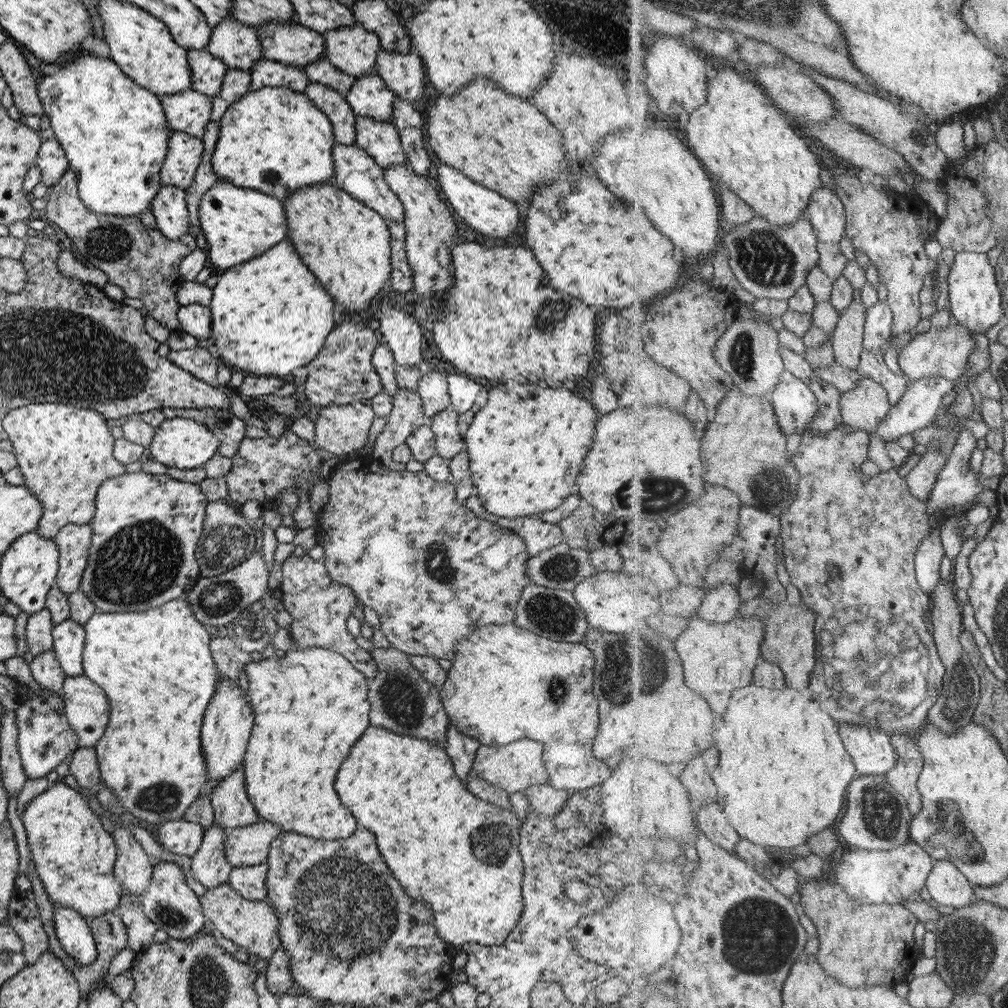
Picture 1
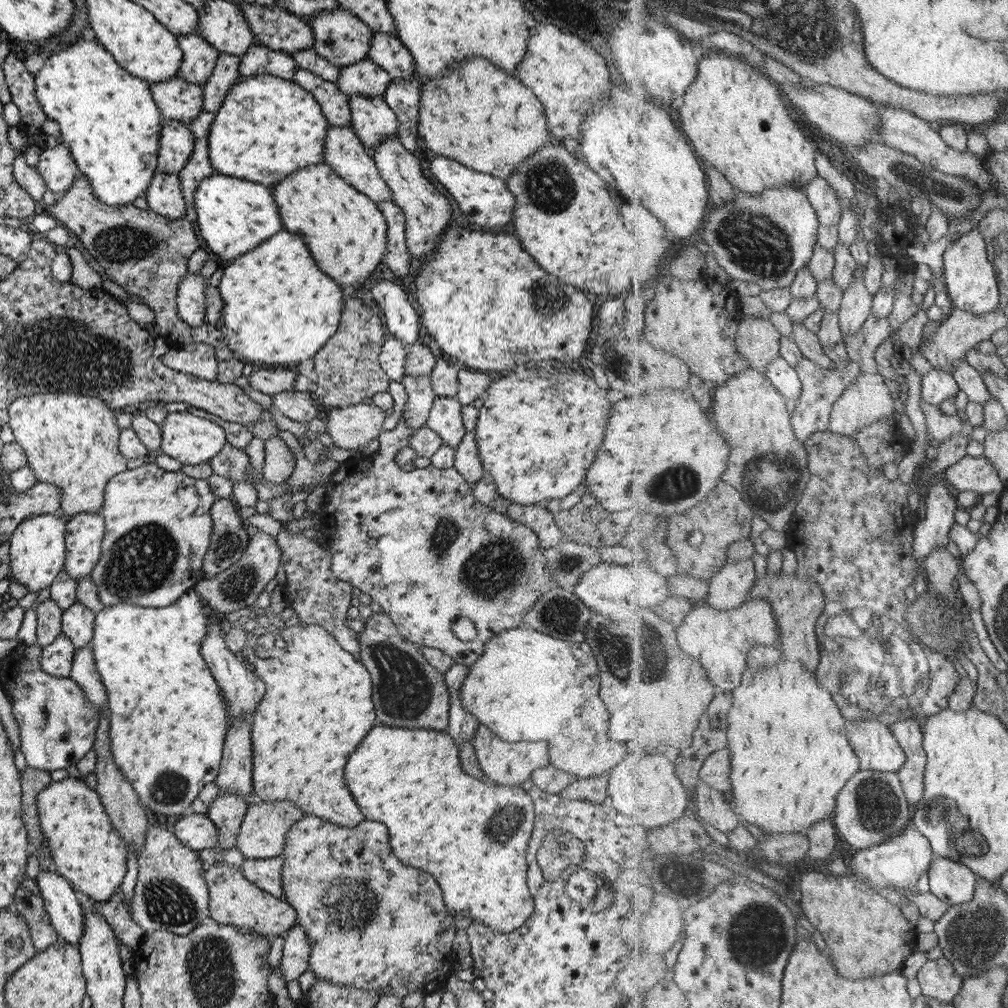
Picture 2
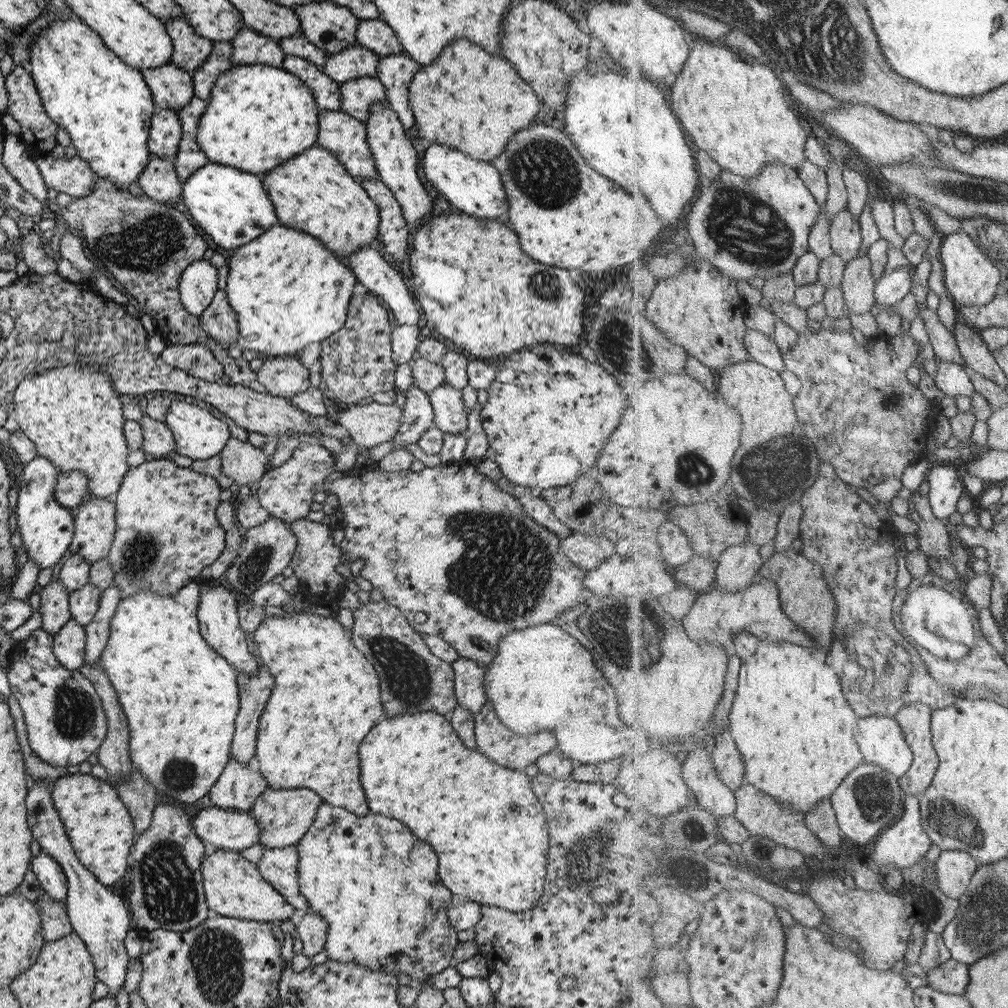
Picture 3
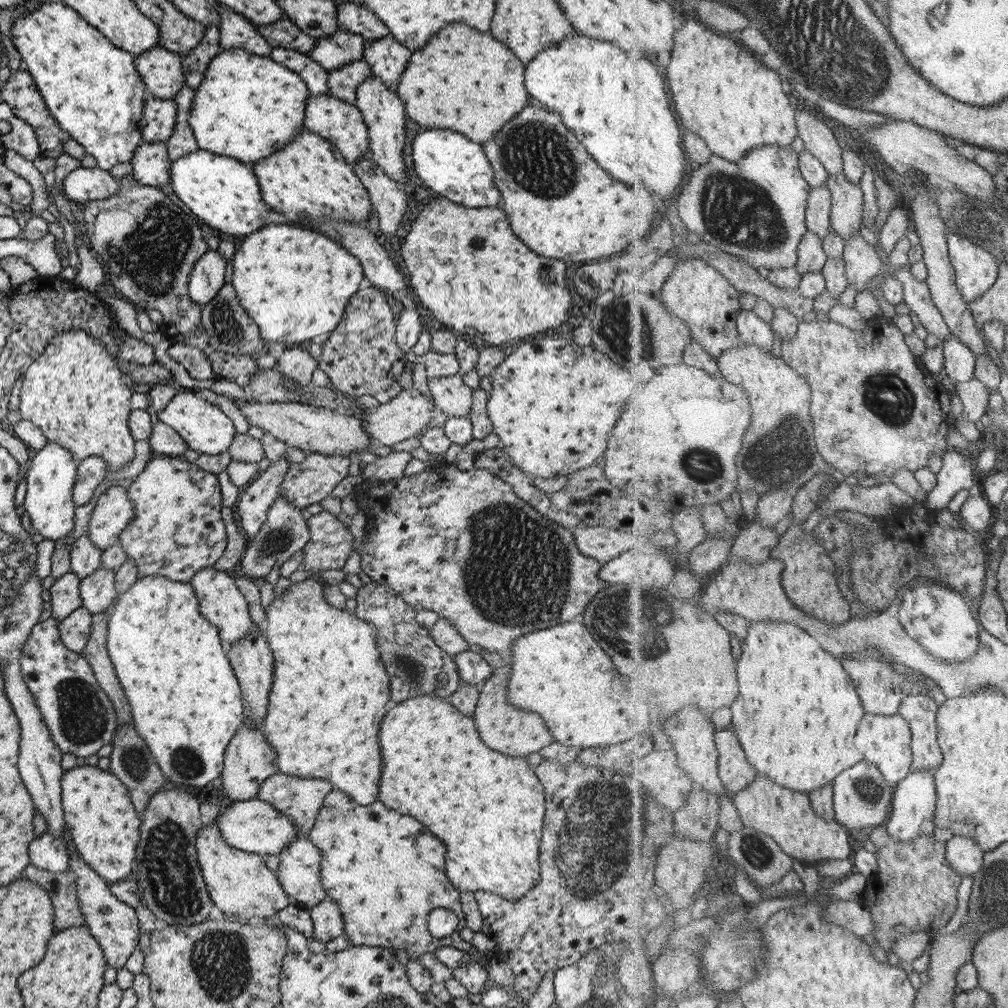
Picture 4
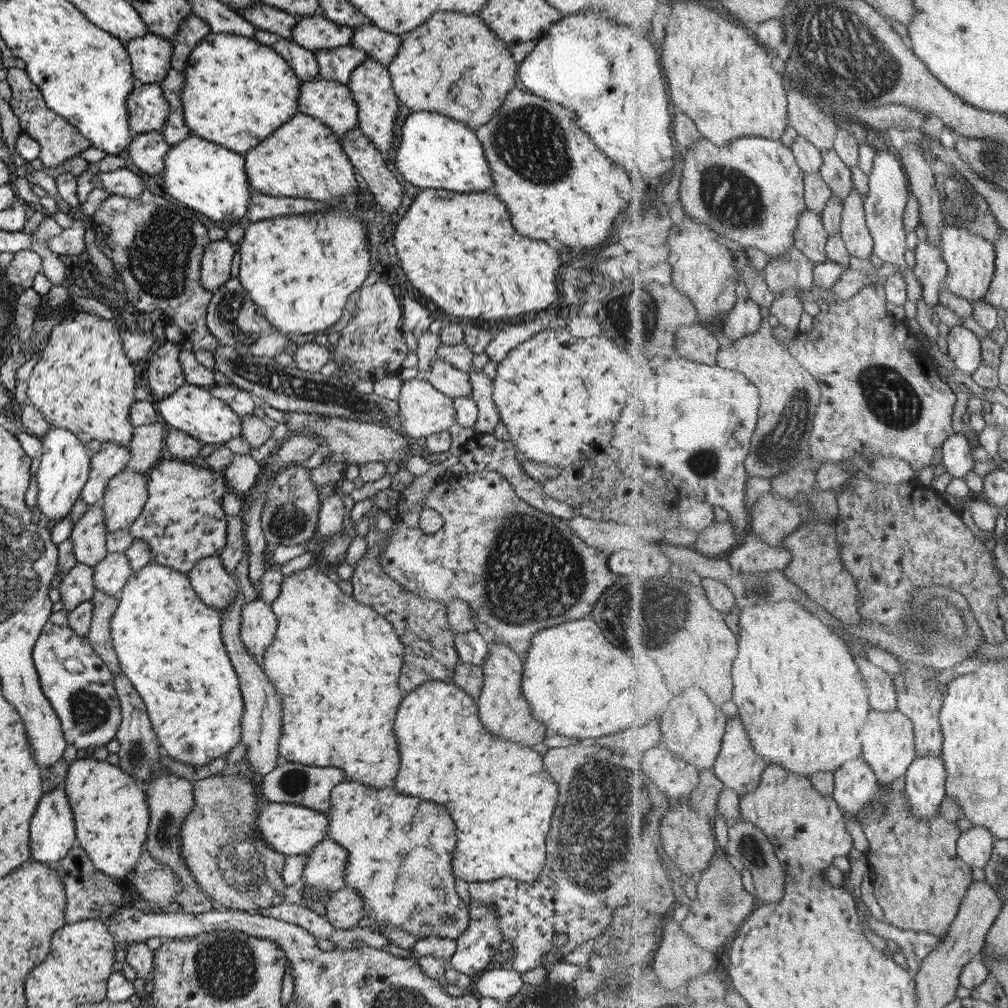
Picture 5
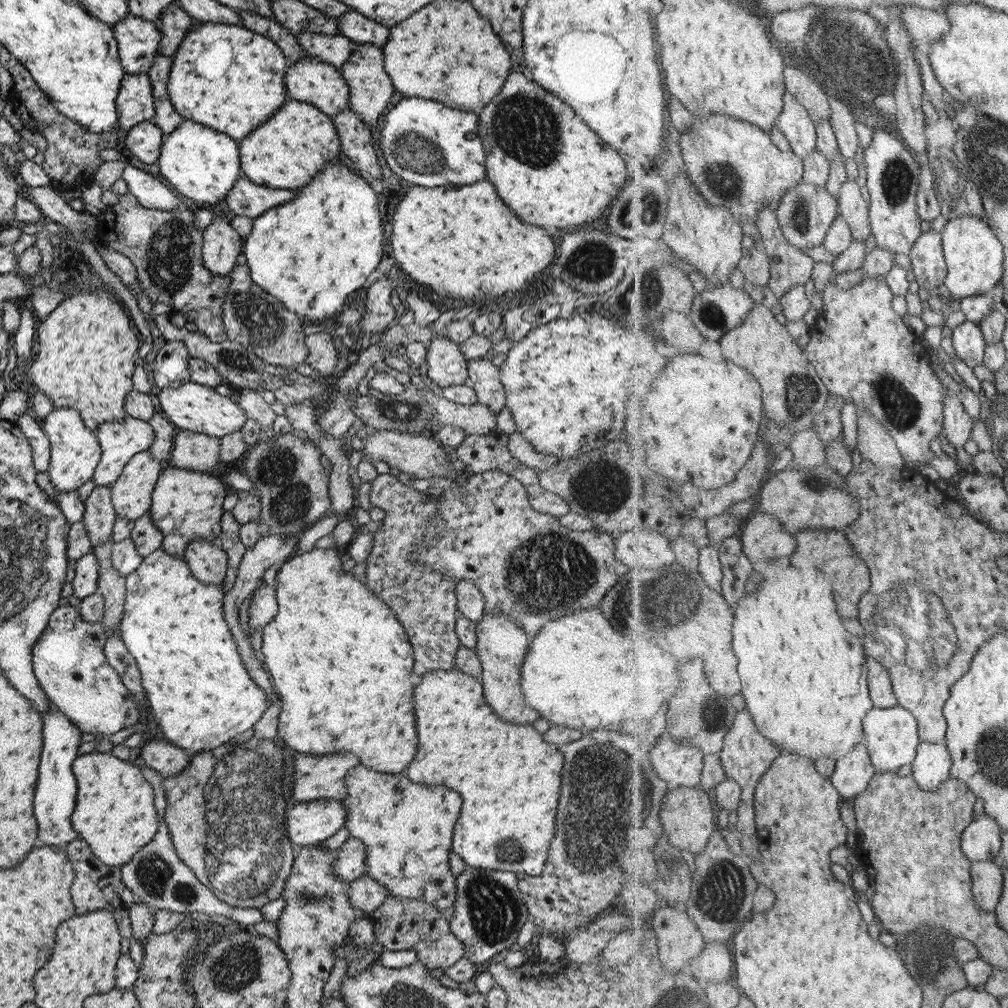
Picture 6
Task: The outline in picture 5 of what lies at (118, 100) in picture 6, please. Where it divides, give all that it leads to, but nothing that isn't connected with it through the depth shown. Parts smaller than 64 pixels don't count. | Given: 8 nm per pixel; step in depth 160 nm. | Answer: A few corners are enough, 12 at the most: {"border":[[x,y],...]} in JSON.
{"border":[[157,83],[126,96],[133,134],[159,132],[168,104]]}

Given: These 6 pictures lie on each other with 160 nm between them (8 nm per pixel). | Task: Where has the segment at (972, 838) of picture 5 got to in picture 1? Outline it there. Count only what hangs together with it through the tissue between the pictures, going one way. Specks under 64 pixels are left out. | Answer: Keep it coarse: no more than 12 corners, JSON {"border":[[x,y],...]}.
{"border":[[935,862],[926,887],[952,910],[975,902],[975,886],[953,862]]}

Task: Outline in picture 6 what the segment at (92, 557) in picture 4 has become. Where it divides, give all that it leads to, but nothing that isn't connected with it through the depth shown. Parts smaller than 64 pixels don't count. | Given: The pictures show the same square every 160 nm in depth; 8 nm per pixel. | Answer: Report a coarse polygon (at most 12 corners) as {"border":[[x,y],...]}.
{"border":[[111,485],[84,498],[83,517],[91,550],[112,535]]}

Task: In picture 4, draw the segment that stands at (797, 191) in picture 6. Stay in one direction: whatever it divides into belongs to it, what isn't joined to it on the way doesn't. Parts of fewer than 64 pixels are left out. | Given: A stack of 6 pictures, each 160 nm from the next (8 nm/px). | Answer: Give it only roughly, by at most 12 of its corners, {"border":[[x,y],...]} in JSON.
{"border":[[808,230],[798,248],[799,274],[823,270],[822,238]]}

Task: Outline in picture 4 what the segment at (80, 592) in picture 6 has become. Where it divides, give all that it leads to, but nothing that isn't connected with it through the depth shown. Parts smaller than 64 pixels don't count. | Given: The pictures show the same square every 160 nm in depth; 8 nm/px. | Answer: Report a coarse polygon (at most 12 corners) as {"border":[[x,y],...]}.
{"border":[[69,571],[49,589],[57,622],[80,607],[80,578]]}

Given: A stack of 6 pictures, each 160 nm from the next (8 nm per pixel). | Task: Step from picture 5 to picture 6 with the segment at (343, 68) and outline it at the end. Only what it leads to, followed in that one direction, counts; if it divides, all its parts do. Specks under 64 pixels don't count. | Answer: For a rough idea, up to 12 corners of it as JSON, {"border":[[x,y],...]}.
{"border":[[301,32],[305,54],[337,70],[355,46],[340,34]]}

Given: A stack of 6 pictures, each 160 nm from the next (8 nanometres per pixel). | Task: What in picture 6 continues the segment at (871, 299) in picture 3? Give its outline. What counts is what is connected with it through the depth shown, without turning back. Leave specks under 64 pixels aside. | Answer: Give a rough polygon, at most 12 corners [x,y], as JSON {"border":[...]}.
{"border":[[856,179],[843,183],[841,216],[855,239],[872,234],[870,203]]}

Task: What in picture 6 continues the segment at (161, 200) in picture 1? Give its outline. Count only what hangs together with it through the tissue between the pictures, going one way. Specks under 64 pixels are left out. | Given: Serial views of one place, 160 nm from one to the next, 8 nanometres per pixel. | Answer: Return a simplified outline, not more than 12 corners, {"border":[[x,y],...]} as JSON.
{"border":[[149,120],[128,128],[123,142],[145,164],[158,159],[160,128]]}

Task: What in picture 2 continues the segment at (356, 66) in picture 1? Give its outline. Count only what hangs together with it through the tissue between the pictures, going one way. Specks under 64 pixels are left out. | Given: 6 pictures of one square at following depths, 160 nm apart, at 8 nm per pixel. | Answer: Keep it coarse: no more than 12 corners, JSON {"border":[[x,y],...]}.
{"border":[[348,10],[312,14],[310,48],[341,68],[367,58],[373,31]]}

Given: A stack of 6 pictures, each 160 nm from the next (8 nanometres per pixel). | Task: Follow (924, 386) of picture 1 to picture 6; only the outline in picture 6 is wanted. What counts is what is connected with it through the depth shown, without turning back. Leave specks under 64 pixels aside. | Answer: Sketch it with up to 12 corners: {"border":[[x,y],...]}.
{"border":[[965,320],[951,338],[967,366],[984,364],[988,344],[980,323]]}

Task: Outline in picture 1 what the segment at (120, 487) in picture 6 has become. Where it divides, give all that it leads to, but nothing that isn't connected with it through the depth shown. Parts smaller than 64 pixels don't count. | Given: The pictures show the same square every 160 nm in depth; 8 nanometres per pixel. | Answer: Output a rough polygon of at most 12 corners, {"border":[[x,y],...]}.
{"border":[[66,524],[53,538],[58,552],[54,584],[78,589],[92,528]]}

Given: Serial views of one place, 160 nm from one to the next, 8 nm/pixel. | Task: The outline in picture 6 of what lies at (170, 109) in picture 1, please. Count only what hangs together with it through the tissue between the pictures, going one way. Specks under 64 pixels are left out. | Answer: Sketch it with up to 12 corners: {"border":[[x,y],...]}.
{"border":[[127,13],[110,27],[125,73],[147,72],[159,30]]}

